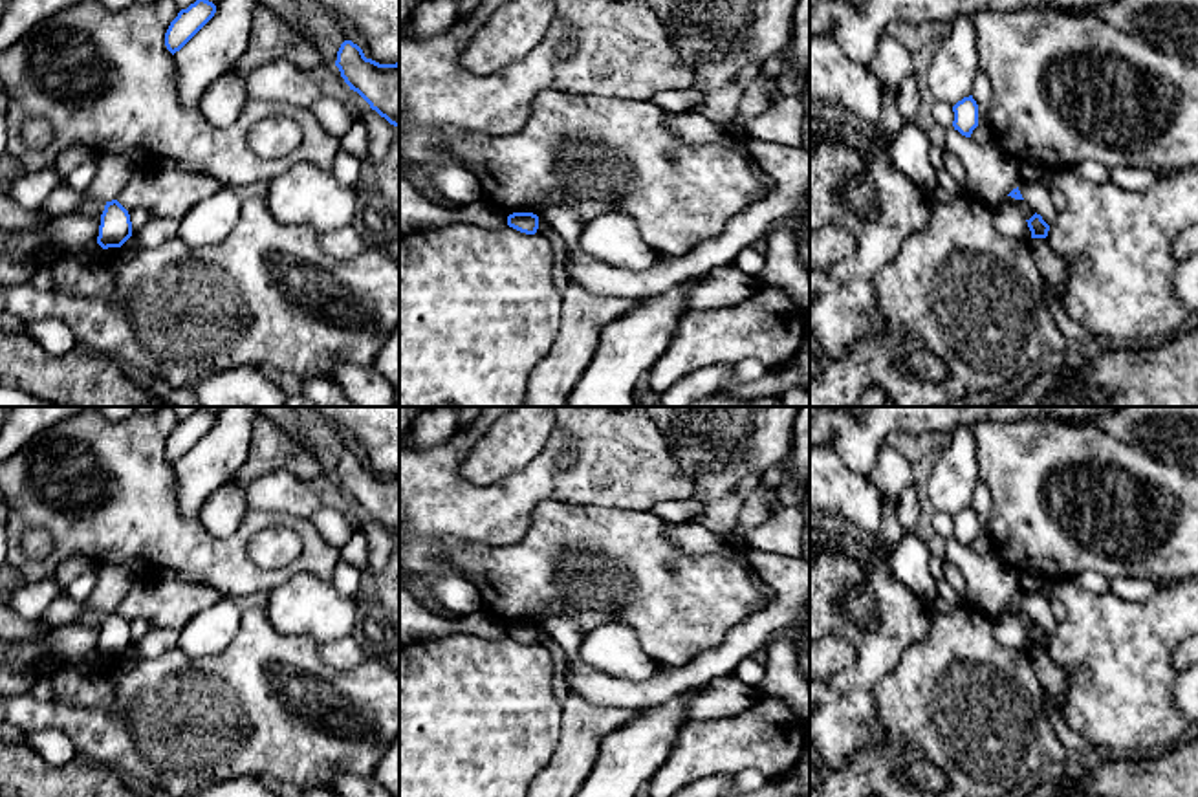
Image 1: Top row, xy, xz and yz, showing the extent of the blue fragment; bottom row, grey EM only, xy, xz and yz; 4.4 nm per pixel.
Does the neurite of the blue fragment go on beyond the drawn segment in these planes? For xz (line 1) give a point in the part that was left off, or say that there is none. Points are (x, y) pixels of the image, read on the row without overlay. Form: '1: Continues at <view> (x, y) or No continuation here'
1: No continuation here

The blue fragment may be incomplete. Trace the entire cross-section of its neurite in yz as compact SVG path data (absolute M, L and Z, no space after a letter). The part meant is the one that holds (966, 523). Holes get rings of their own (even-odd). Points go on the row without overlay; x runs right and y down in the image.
M973 506L964 508L953 517L954 531L953 537L962 546L971 548L973 540L978 537L978 515Z

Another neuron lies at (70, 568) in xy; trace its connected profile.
M81 557L66 559L59 564L51 581L60 586L62 590L82 572L97 566L95 562Z

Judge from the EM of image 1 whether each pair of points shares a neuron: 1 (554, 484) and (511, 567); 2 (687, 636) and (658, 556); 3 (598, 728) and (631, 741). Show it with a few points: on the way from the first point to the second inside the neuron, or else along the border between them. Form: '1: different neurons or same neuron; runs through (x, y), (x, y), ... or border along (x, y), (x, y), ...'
1: different neurons; border along (587, 504), (541, 501), (522, 537)
2: same neuron; runs through (678, 616), (678, 607), (658, 587), (658, 576)
3: different neurons; border along (640, 711), (603, 741), (590, 772)

